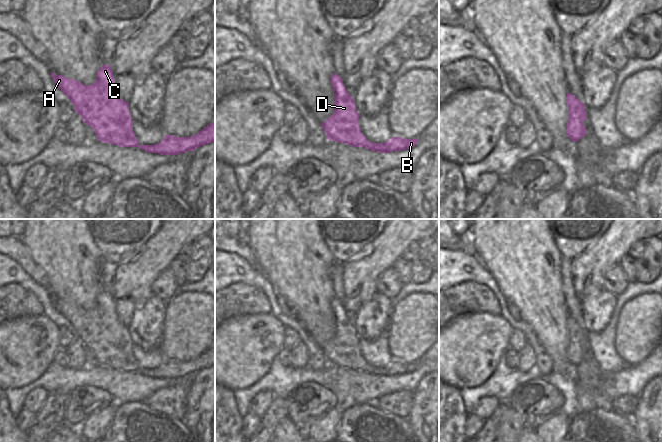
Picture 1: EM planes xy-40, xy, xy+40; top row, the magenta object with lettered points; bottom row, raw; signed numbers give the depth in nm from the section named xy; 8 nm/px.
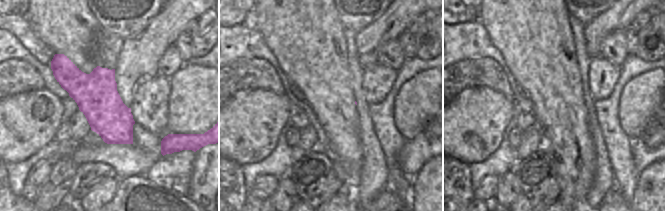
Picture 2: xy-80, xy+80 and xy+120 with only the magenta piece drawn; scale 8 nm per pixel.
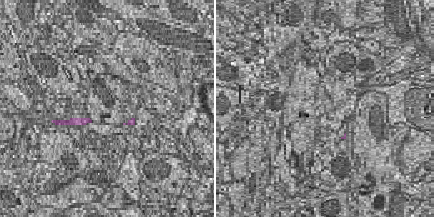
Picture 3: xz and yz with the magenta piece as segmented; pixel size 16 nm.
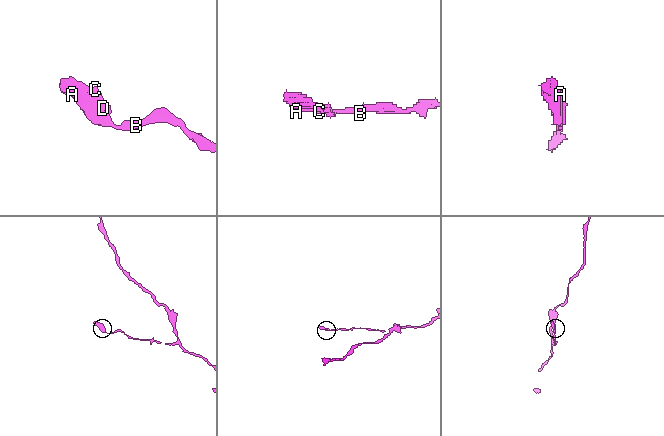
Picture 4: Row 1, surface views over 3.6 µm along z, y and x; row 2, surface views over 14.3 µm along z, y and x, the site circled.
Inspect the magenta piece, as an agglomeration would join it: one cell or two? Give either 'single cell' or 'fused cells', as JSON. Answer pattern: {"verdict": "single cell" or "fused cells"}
{"verdict": "single cell"}

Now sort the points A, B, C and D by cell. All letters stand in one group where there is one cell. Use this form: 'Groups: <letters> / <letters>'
Groups: A B C D

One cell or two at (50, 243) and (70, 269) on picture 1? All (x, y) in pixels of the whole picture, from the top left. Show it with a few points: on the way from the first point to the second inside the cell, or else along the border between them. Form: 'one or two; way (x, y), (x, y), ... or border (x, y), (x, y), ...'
one; way (56, 249), (70, 263)

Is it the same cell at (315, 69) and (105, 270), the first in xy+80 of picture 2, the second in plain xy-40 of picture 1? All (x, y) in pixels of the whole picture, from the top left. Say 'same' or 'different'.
different

